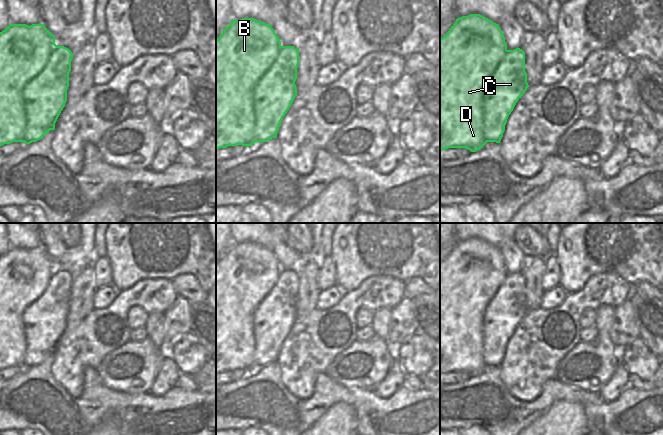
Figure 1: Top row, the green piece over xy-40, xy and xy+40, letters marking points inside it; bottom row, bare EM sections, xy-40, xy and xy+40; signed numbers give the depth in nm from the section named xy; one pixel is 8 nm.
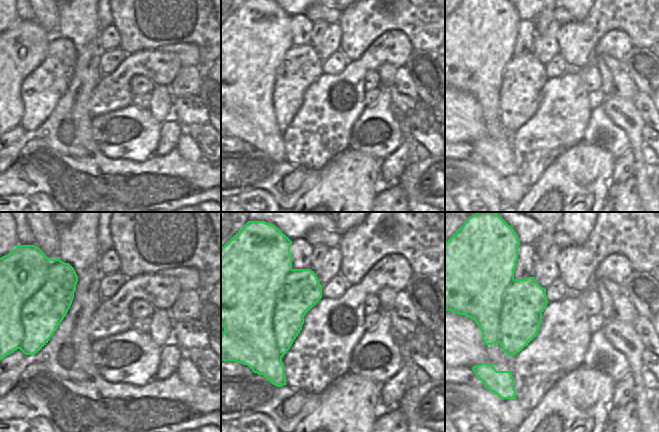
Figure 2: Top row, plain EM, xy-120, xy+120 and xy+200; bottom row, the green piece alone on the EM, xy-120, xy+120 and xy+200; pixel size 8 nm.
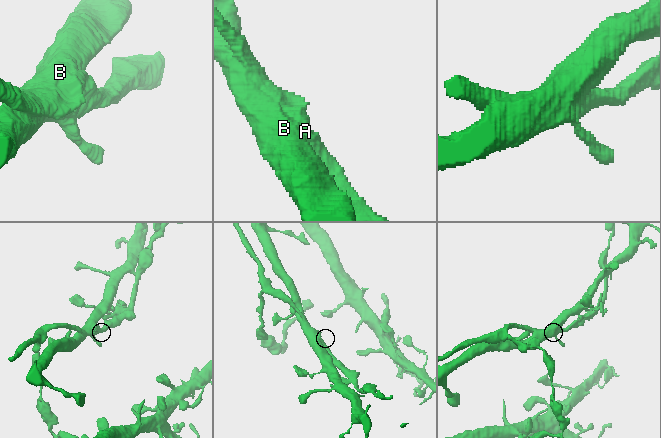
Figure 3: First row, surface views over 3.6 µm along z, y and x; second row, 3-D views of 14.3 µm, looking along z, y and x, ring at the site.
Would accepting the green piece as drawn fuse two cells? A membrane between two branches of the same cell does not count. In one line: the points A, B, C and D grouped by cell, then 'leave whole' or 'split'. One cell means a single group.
A / B C D; split

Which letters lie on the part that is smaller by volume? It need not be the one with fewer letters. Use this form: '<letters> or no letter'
A

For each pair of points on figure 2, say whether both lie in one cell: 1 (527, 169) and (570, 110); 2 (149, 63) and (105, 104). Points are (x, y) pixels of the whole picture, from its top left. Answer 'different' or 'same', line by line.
1: same
2: same

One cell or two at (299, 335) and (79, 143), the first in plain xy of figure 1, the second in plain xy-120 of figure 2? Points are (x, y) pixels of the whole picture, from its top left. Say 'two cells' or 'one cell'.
two cells

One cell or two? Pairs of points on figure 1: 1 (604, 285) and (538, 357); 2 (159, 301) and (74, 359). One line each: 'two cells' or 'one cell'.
1: one cell
2: one cell

